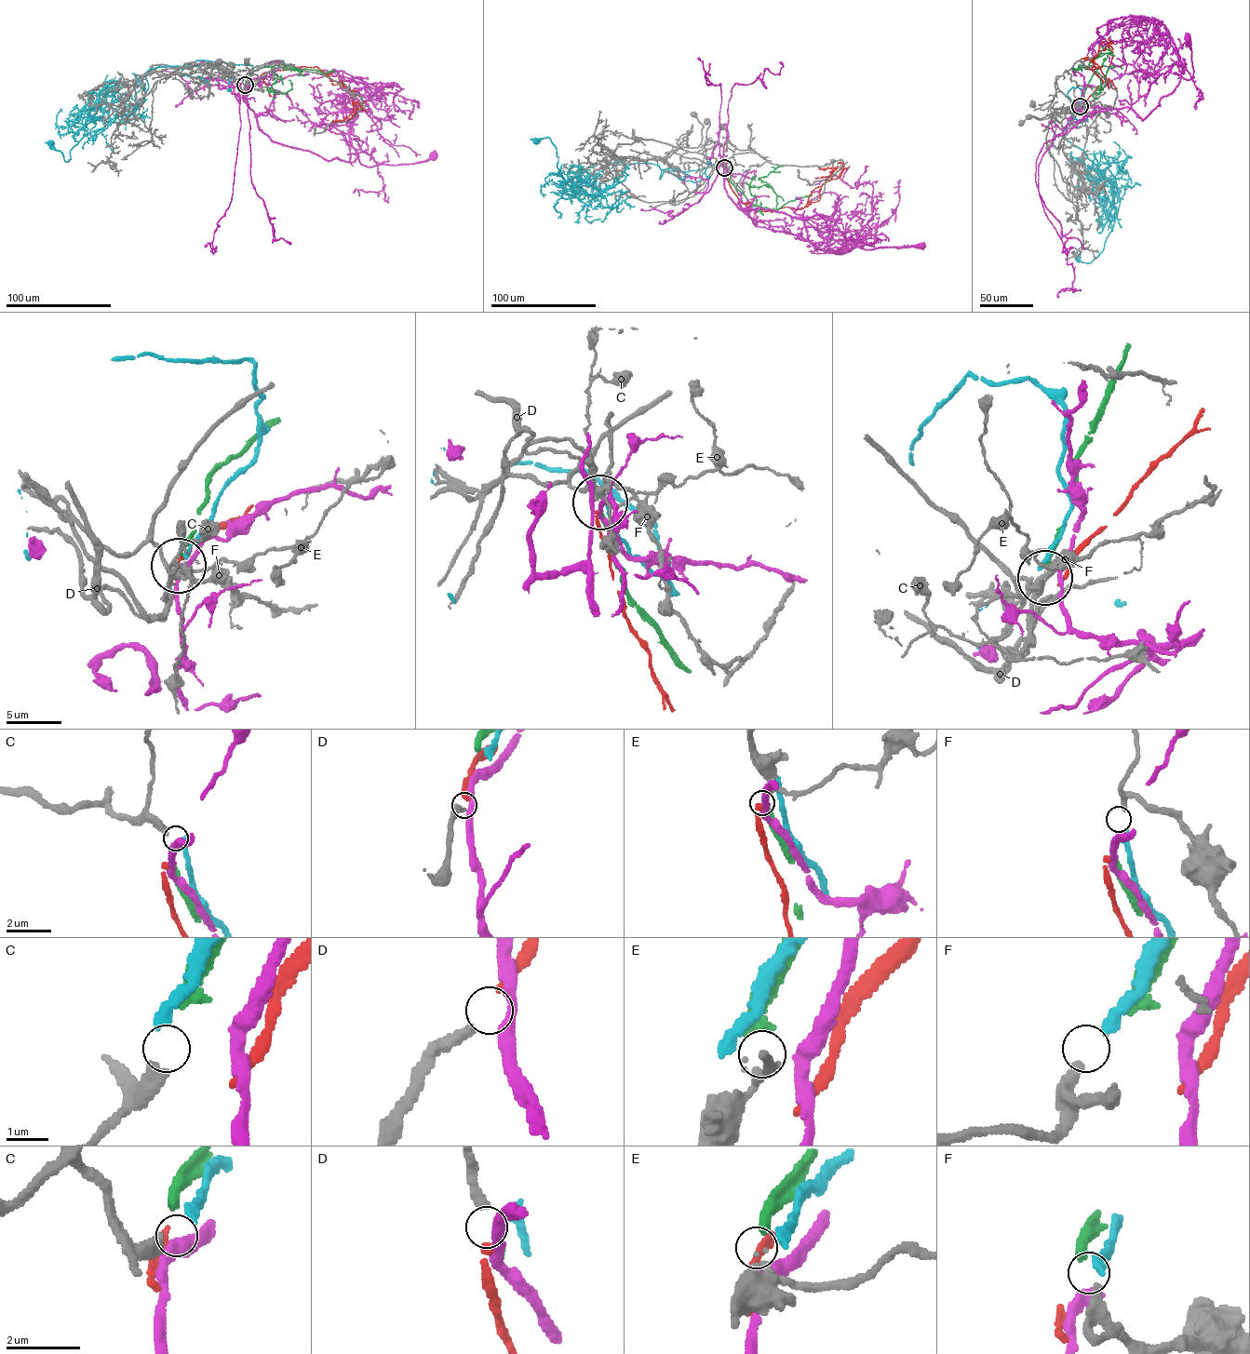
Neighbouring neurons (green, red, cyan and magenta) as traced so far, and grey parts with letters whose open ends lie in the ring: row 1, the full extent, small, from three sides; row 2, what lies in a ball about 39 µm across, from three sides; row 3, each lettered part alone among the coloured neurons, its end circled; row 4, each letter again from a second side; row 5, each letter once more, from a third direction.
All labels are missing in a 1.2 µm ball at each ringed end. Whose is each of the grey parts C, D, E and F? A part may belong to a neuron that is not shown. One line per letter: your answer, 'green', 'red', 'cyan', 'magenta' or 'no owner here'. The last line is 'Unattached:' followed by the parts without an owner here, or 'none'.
C: no owner here
D: red
E: green
F: cyan
Unattached: C

